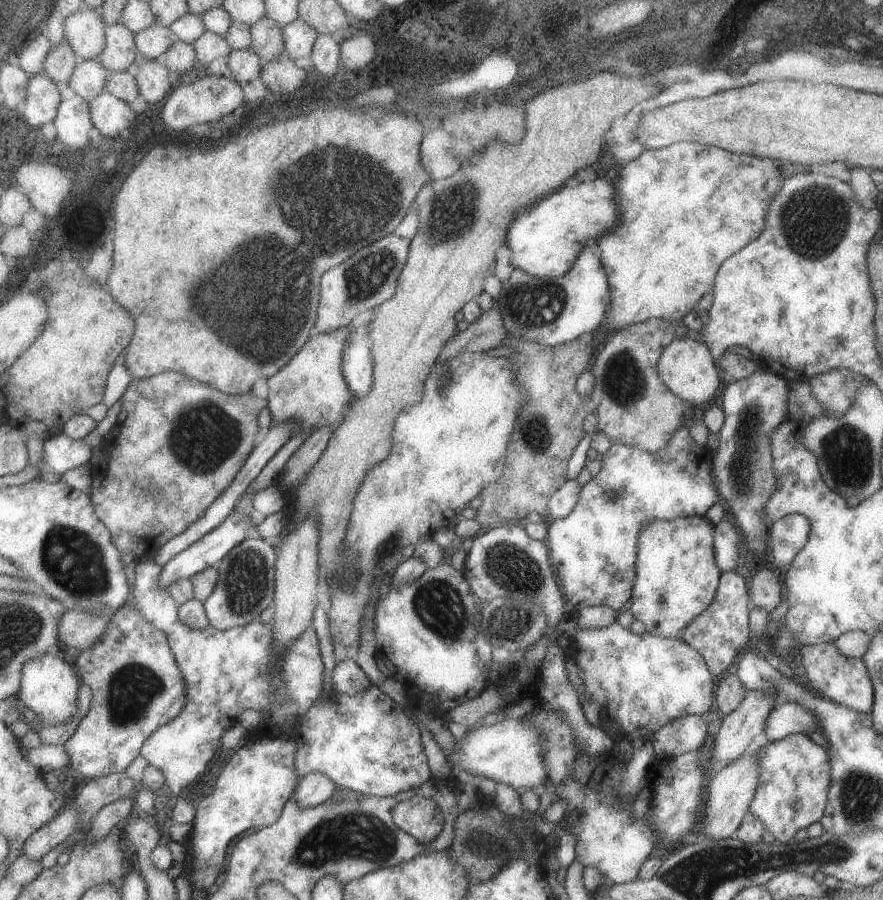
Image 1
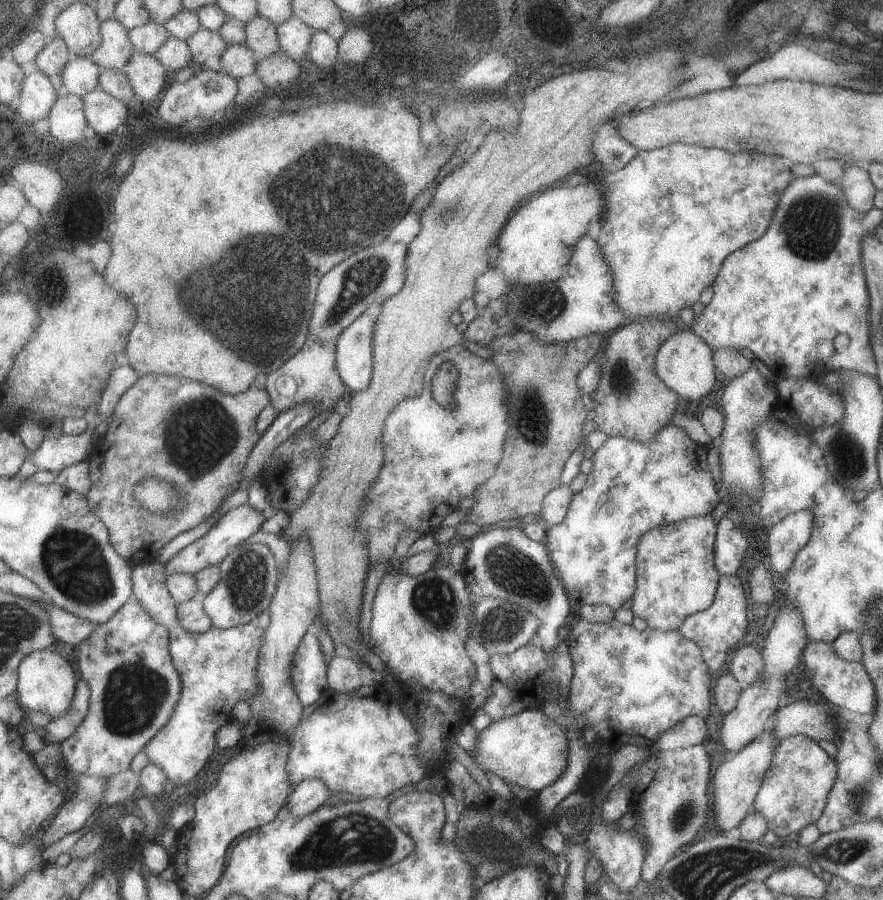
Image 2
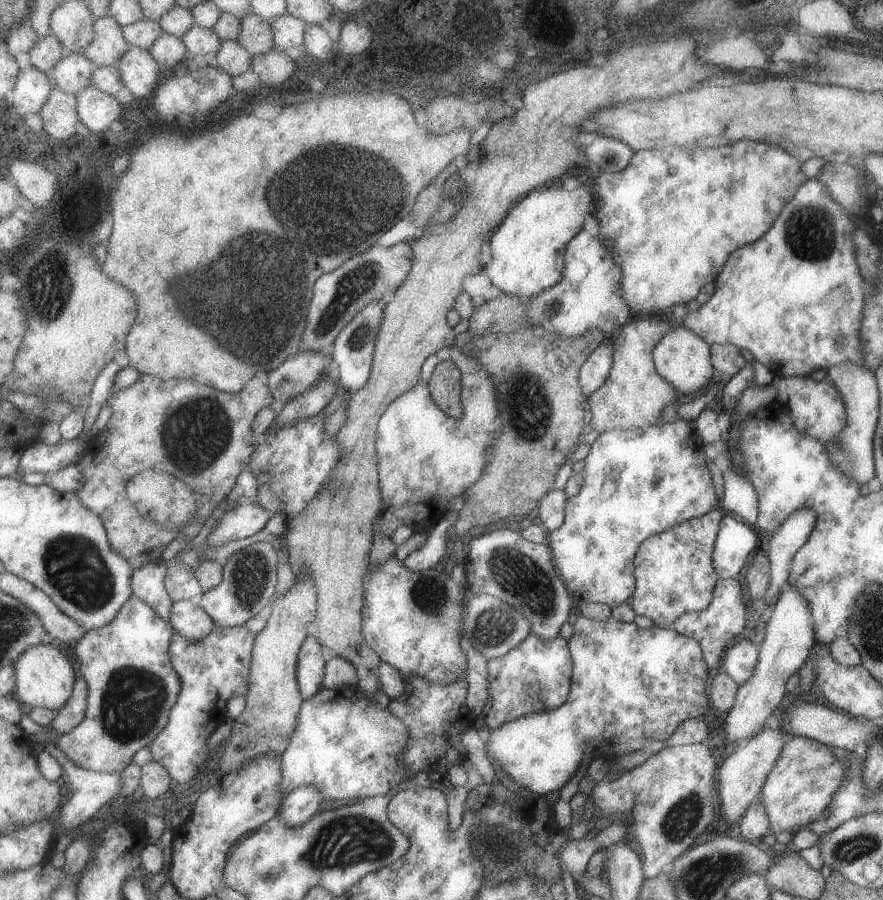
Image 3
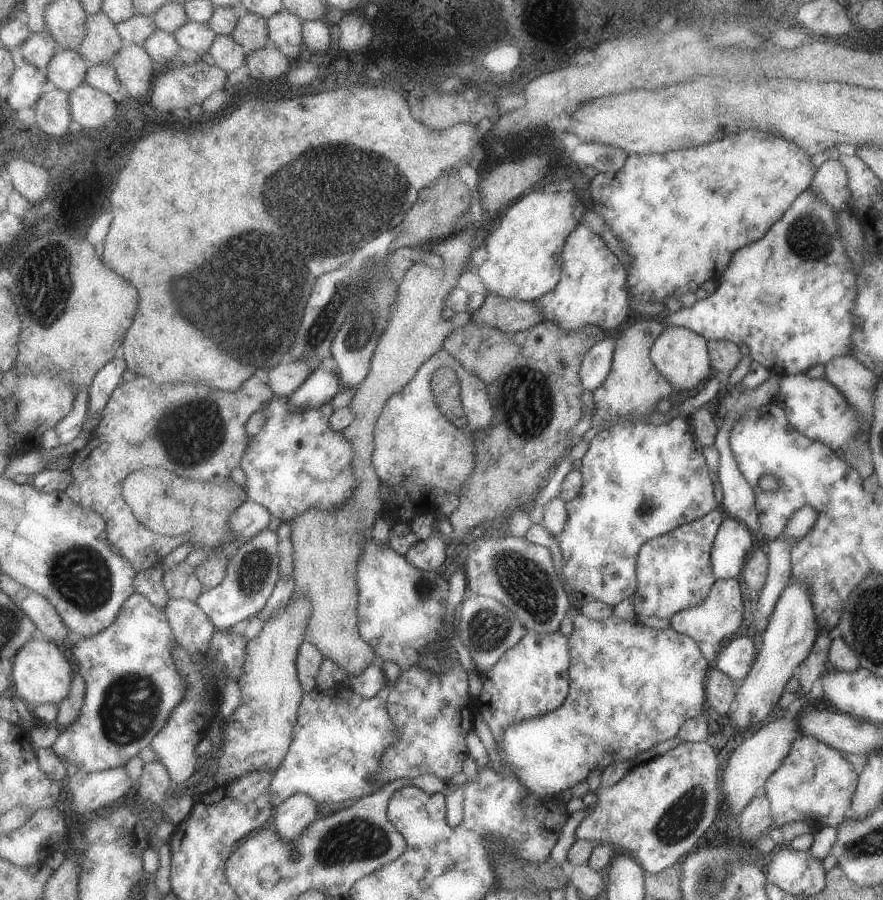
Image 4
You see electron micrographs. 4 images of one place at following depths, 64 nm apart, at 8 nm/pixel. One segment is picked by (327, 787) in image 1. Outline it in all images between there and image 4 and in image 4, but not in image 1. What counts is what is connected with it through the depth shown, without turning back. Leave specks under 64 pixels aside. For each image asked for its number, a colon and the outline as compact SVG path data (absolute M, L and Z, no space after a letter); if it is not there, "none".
2: M305 780L303 784L295 786L295 792L291 794L287 808L291 808L297 818L311 816L319 808L323 808L323 804L331 796L333 796L333 790L325 780Z
3: M317 786L297 788L295 792L285 796L285 804L281 808L281 814L285 816L285 820L293 828L303 826L319 814L323 798L325 798L325 794L321 794L321 790Z
4: M295 794L277 806L277 814L273 818L273 828L281 832L281 836L289 842L301 840L303 832L317 820L319 804L309 794Z

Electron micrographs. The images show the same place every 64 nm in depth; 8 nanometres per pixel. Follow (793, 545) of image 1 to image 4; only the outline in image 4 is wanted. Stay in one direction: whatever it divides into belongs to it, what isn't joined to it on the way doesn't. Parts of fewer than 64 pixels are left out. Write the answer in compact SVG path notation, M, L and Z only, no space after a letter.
M803 506L803 508L795 510L793 516L787 520L787 524L785 524L785 528L783 528L783 534L777 536L777 540L773 540L773 542L767 544L767 548L769 548L769 552L767 552L769 572L767 572L765 586L763 586L763 590L759 592L759 598L757 598L757 602L753 604L753 610L751 610L751 612L753 612L753 618L751 618L751 624L749 624L749 628L747 628L747 636L749 636L749 638L761 636L761 632L767 628L769 616L771 616L771 612L773 612L777 600L779 600L779 594L783 592L783 588L789 584L789 578L791 578L791 546L793 546L795 542L799 542L799 540L815 526L815 522L817 522L817 512L815 512L811 506Z

